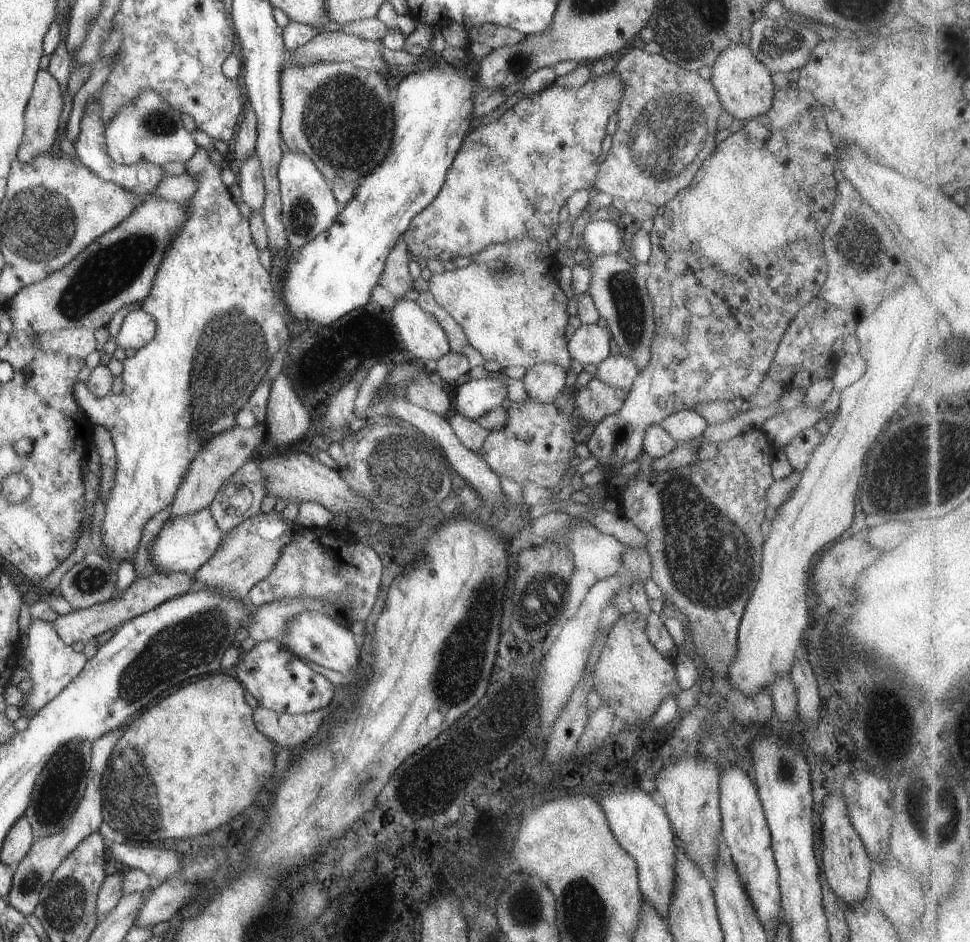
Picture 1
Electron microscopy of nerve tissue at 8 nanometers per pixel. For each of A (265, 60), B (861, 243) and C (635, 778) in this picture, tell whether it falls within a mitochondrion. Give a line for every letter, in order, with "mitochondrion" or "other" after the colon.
A: other
B: mitochondrion
C: other

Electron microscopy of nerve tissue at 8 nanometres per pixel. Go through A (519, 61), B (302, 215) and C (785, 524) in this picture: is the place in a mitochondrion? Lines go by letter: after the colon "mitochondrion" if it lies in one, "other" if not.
A: mitochondrion
B: mitochondrion
C: other

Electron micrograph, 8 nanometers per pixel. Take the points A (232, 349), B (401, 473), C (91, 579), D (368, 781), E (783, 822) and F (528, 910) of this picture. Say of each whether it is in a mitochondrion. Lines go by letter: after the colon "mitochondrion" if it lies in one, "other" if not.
A: mitochondrion
B: mitochondrion
C: mitochondrion
D: mitochondrion
E: other
F: mitochondrion

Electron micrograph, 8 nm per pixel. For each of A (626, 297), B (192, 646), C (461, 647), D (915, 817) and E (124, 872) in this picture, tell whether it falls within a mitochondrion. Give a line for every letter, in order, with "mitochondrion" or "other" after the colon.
A: mitochondrion
B: mitochondrion
C: mitochondrion
D: mitochondrion
E: other

